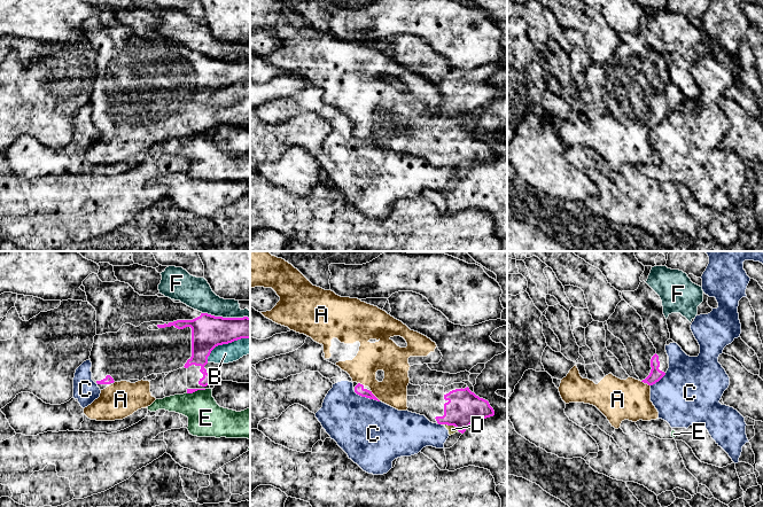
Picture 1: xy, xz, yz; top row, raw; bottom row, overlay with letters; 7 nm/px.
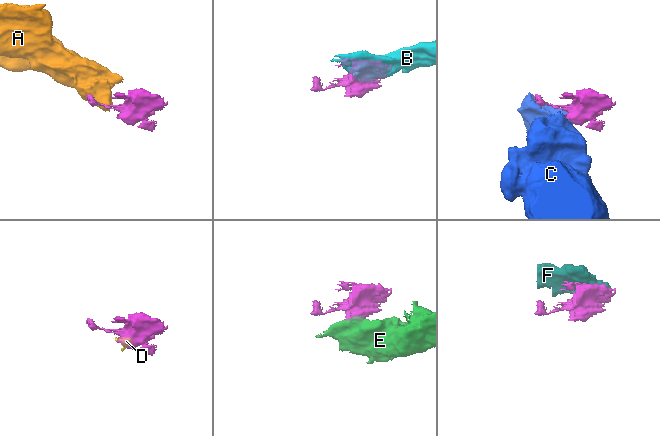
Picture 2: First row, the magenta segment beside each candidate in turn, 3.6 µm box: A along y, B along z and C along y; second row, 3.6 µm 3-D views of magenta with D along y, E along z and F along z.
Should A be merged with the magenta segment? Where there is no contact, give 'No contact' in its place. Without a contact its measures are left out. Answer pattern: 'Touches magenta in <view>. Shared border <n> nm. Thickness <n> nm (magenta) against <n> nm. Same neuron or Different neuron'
Touches magenta in xz. Shared border 100 nm. Thickness 70 nm (magenta) against 200 nm. Same neuron

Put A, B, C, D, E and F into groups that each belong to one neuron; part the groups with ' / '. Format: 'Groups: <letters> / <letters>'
Groups: A / B / C D E / F

